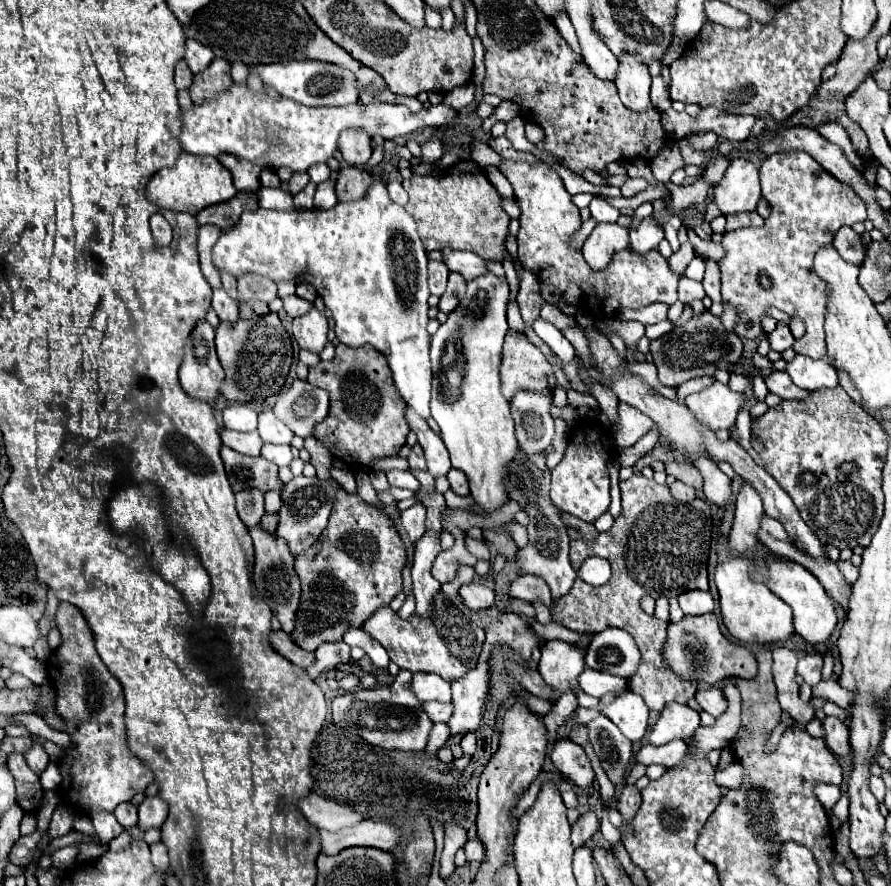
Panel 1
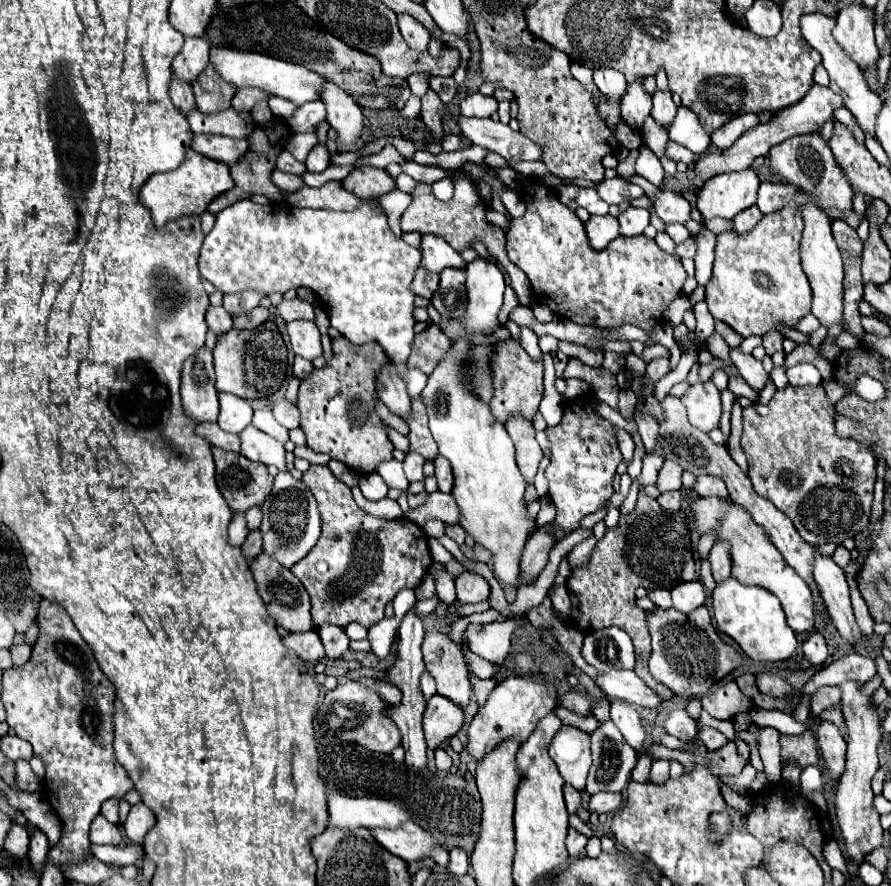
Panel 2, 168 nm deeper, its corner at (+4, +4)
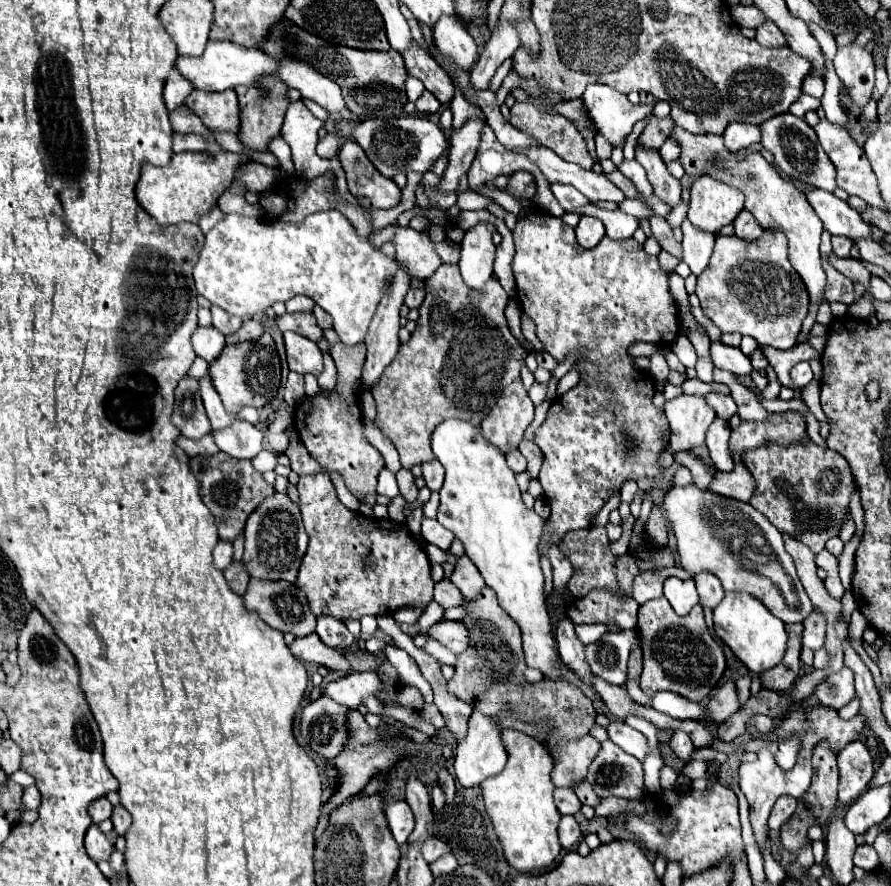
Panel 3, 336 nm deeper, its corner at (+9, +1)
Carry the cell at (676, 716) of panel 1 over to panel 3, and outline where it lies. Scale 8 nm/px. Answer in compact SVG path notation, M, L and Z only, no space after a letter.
M674 731L672 741L670 741L670 747L672 747L672 751L674 751L682 761L688 761L690 755L694 753L694 745L692 745L688 733L684 733L684 731Z

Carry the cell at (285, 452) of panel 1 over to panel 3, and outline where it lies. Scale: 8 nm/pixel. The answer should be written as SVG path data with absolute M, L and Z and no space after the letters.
M236 421L220 433L212 431L216 445L234 459L254 459L262 451L262 431L246 421Z

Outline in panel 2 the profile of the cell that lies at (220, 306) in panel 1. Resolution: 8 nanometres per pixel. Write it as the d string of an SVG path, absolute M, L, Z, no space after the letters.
M211 306L207 310L207 326L211 332L215 332L215 336L221 336L233 328L233 320L223 306L217 306L217 308Z

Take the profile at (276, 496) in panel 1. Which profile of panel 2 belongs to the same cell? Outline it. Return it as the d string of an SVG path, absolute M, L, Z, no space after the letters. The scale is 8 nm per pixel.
M253 506L251 510L247 510L247 512L245 512L245 516L247 516L249 532L251 532L251 530L257 530L257 528L259 528L259 524L261 524L261 508L259 508L259 506Z

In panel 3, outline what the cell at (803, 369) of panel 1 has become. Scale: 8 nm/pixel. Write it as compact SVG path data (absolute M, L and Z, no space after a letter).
M804 361L804 363L796 363L794 367L792 367L792 371L790 371L790 377L792 377L792 383L794 383L794 387L798 387L798 389L802 389L802 387L806 387L810 381L812 381L812 369L810 369L810 363L808 361Z

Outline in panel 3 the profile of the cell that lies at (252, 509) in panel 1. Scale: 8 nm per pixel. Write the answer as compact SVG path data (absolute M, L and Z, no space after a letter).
M218 541L214 547L214 565L218 569L226 569L232 563L232 543L230 541Z

